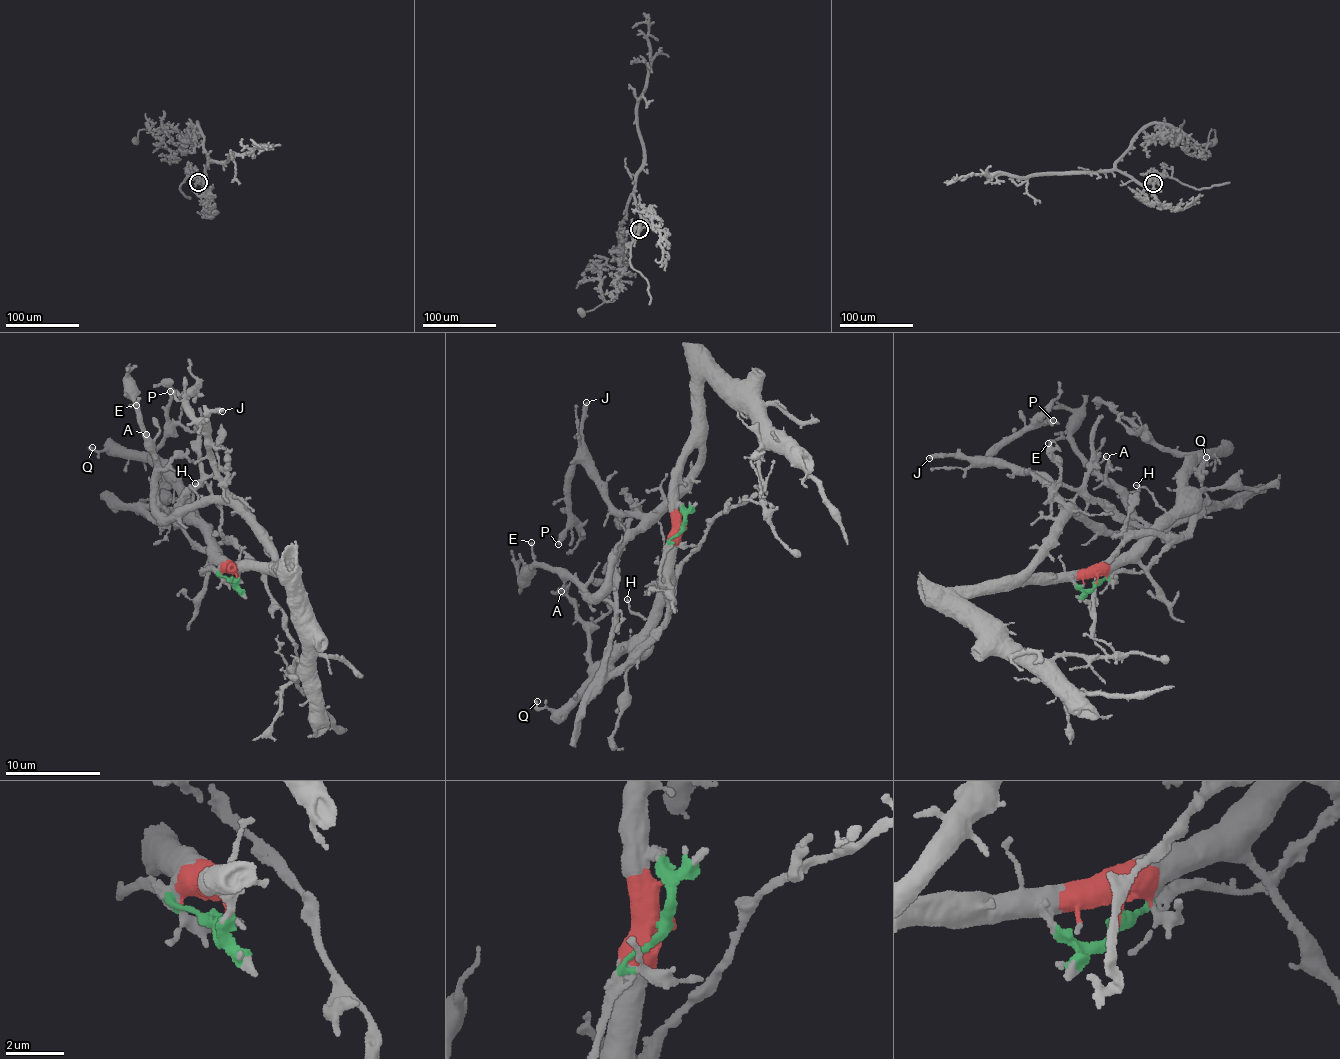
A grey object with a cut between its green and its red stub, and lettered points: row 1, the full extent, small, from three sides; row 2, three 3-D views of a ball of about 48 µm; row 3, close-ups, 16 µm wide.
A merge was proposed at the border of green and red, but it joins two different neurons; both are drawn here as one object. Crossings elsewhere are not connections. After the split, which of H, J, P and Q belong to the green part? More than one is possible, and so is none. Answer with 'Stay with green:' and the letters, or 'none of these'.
Stay with green: none of these

